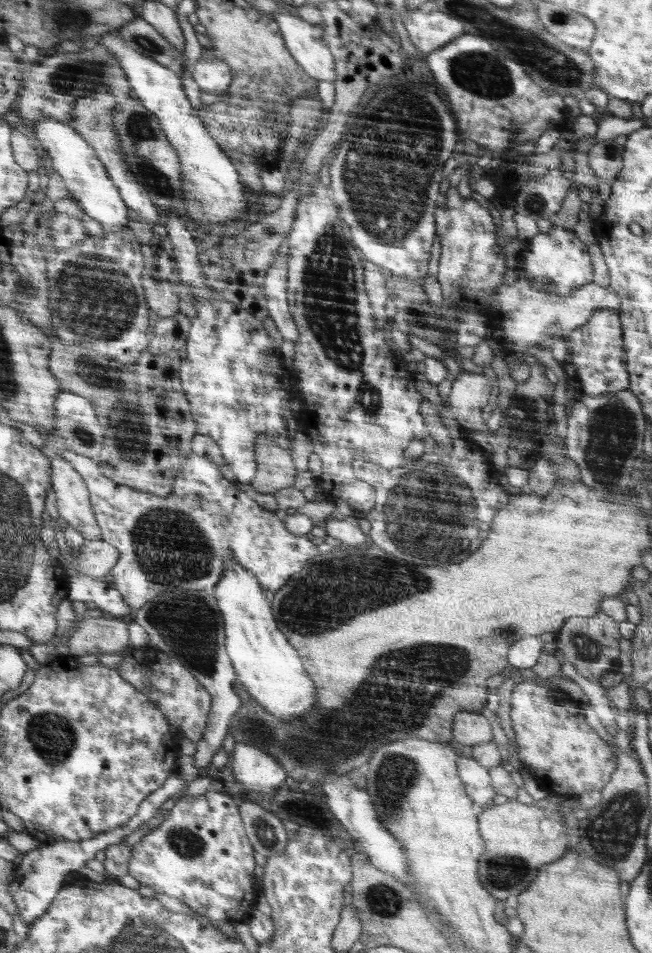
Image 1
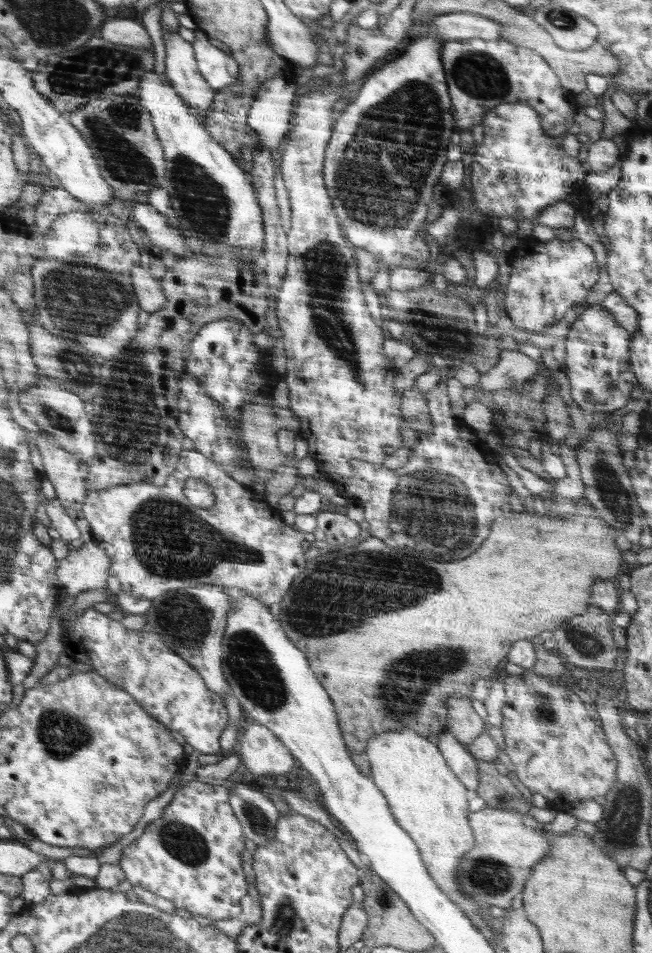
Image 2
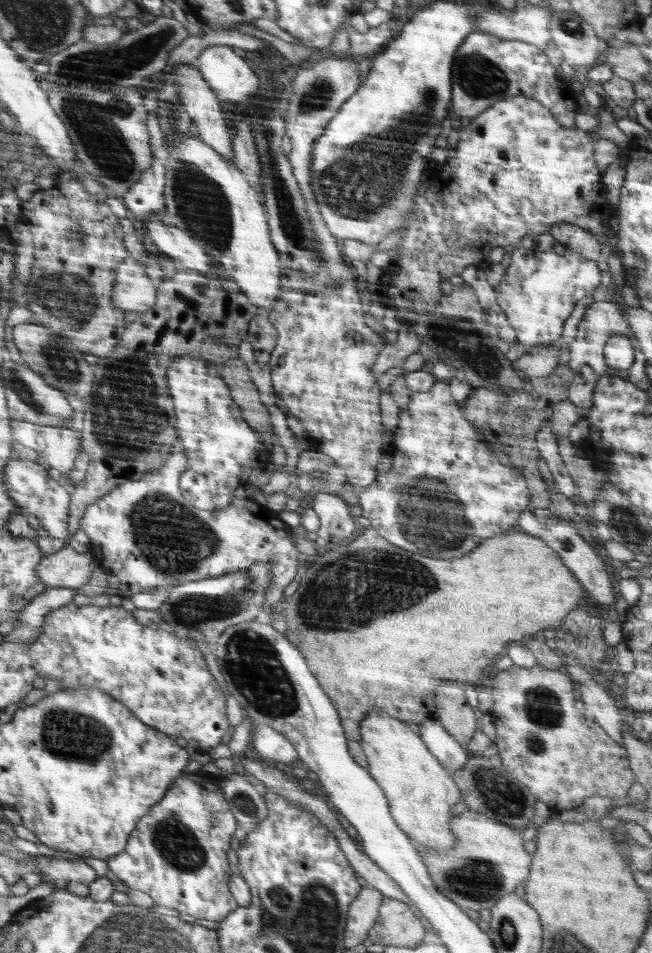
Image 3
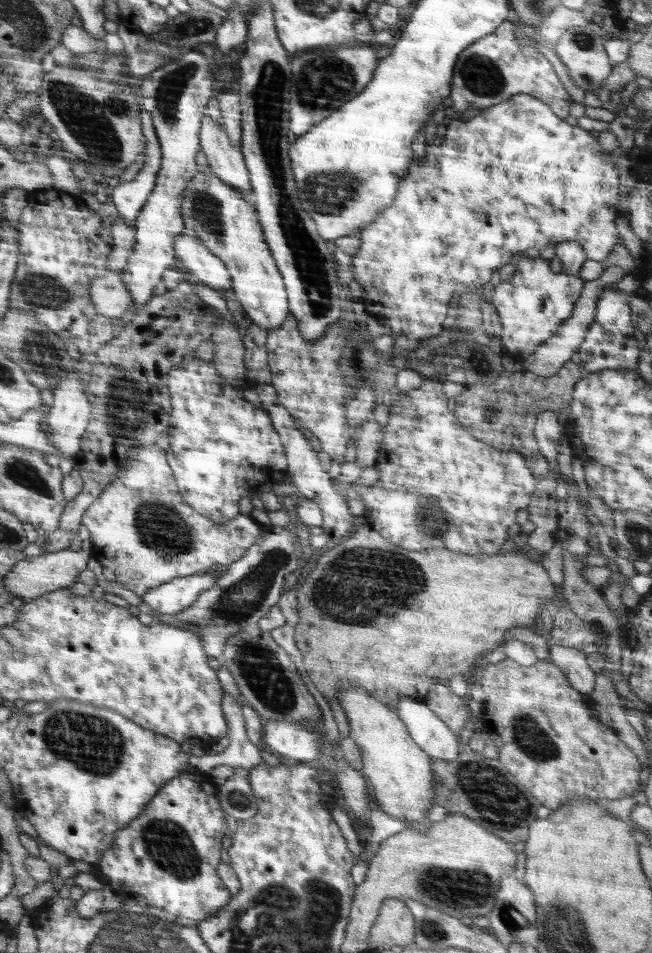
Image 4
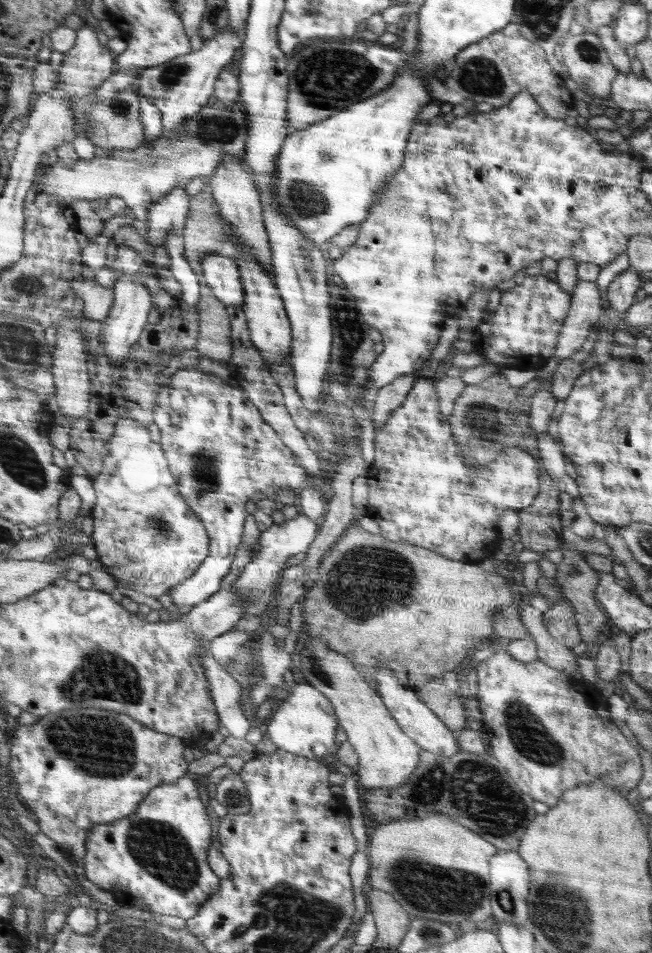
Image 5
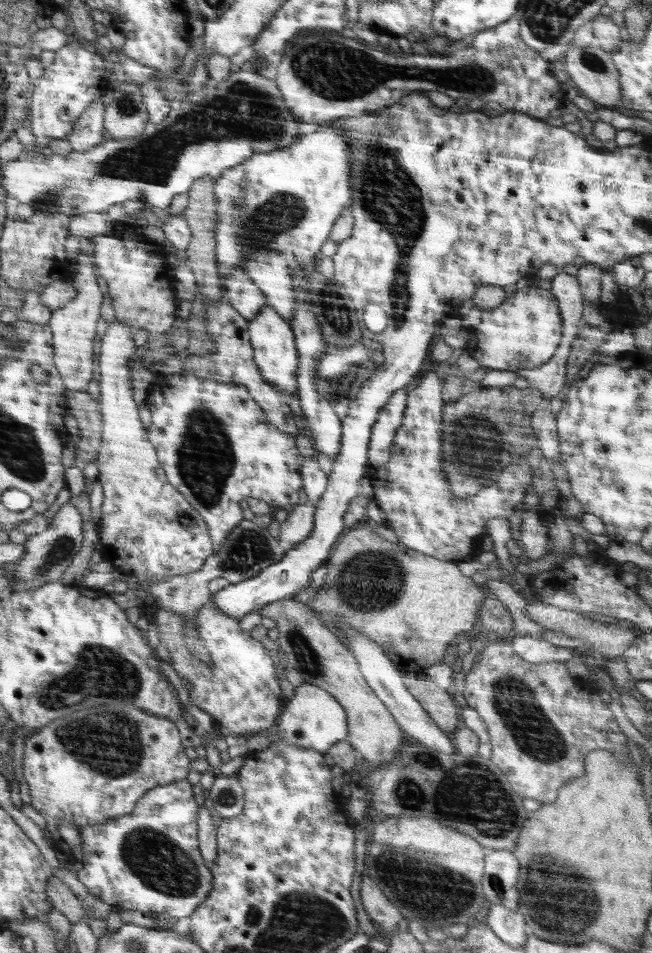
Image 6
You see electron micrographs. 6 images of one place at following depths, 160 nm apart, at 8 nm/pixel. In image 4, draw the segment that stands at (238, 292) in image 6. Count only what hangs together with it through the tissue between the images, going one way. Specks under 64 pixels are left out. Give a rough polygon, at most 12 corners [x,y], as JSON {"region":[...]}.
{"region":[[181,233],[174,250],[196,280],[227,296],[226,264],[198,237]]}

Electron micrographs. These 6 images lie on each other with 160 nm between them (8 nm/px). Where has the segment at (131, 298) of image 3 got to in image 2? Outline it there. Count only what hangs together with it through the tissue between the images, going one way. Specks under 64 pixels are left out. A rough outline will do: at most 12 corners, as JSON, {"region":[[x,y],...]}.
{"region":[[143,265],[131,275],[141,309],[159,311],[161,279]]}

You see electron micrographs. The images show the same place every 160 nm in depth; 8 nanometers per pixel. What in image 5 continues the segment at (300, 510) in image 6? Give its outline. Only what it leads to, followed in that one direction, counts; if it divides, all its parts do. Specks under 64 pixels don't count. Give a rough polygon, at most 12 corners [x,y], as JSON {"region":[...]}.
{"region":[[300,511],[259,536],[259,550],[229,588],[243,616],[265,612],[282,570],[309,552],[320,522]]}

